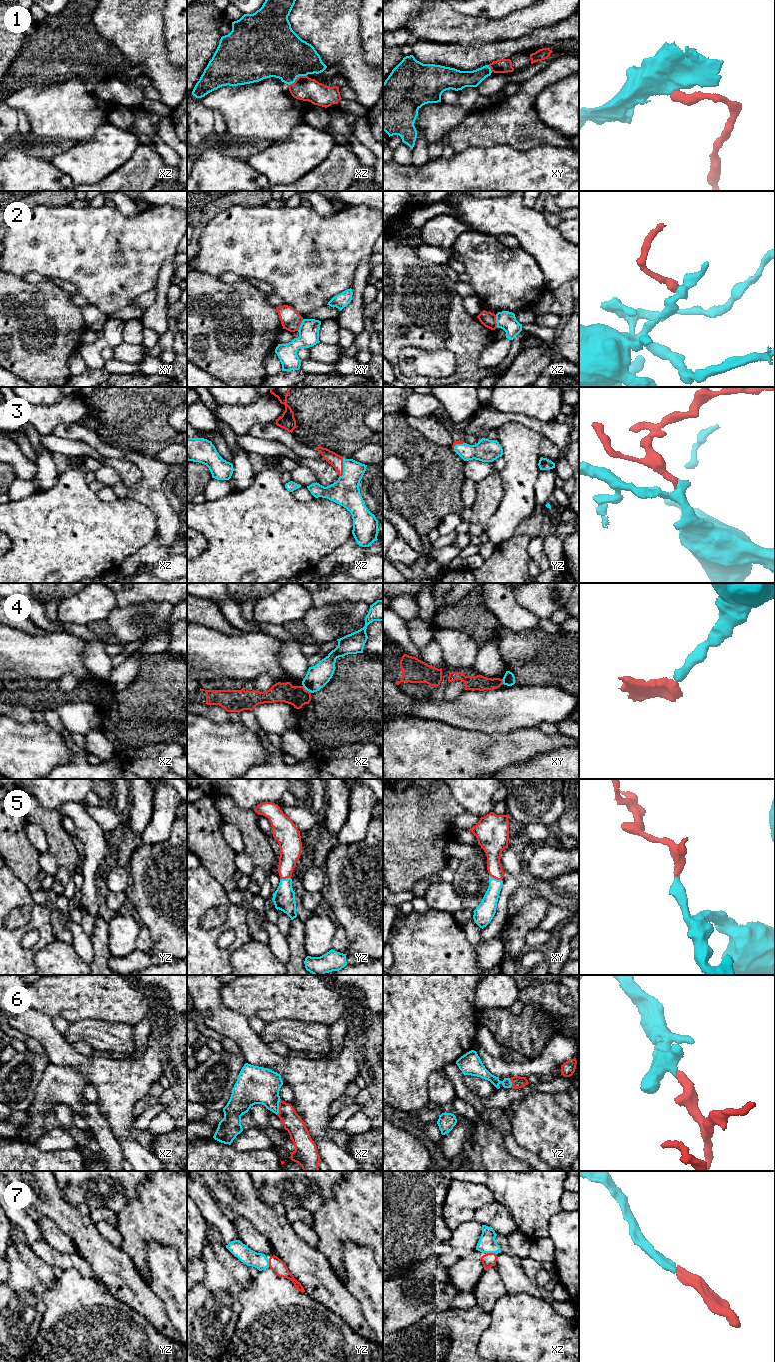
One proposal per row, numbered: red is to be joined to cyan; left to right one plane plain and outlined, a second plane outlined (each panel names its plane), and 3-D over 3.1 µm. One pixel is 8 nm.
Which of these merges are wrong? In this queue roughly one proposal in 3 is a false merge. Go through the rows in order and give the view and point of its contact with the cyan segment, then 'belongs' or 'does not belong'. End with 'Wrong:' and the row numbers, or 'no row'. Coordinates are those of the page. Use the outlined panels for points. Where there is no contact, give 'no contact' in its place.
1: xz (296, 78) | does not belong
2: xz (496, 321) | does not belong
3: xz (343, 468) | belongs
4: xz (307, 690) | does not belong
5: xy (496, 879) | belongs
6: xz (278, 1107) | belongs
7: xz (491, 1252) | belongs
Wrong: 1, 2, 4

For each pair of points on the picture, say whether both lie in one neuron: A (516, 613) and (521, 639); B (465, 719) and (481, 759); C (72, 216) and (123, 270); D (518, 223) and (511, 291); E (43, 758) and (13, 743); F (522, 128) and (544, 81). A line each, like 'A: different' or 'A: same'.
A: different
B: different
C: same
D: different
E: same
F: same

